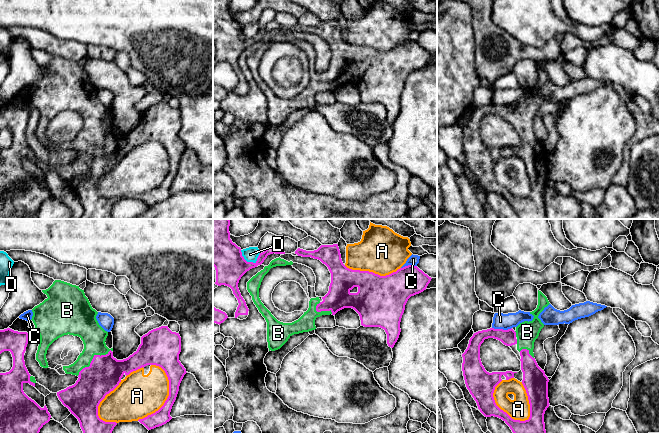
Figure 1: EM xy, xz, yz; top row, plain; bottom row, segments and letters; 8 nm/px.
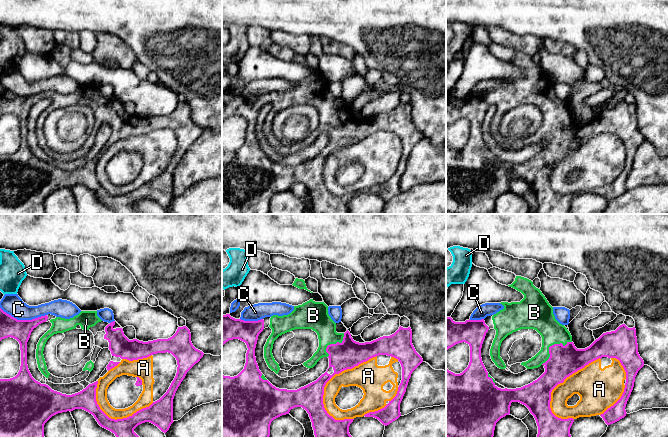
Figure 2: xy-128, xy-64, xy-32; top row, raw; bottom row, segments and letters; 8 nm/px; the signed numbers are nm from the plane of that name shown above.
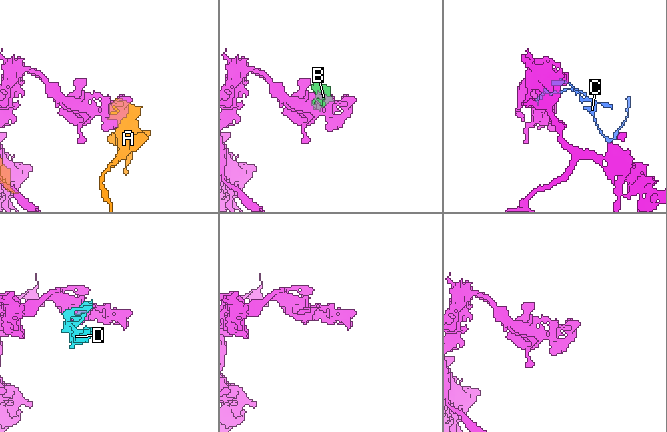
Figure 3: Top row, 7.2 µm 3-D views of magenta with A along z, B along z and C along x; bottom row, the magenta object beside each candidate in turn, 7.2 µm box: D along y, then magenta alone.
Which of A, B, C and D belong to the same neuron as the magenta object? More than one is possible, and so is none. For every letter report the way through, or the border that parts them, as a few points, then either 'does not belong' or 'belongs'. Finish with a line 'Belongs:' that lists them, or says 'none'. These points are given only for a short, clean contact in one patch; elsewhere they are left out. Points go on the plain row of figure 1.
A: does not belong
B: belongs
C: does not belong
D: does not belong
Belongs: B

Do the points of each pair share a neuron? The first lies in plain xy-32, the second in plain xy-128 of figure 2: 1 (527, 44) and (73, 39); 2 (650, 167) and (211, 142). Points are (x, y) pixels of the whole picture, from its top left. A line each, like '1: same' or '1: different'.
1: same
2: same

